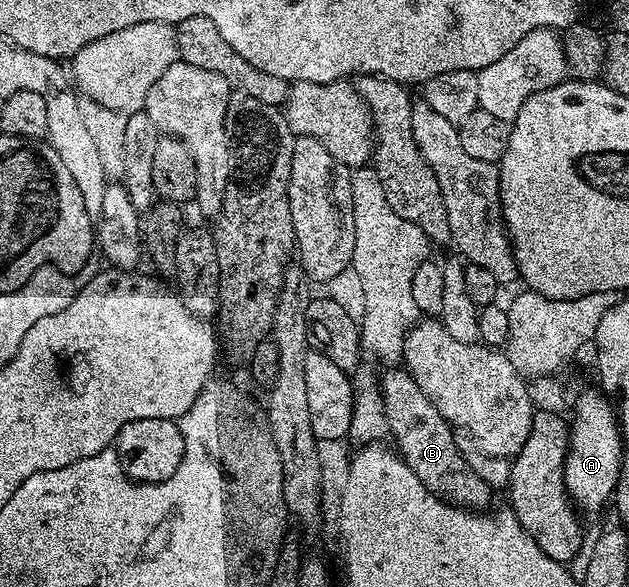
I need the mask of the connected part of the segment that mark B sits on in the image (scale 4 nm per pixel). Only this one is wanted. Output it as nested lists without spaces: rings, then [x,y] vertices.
[[[394,365],[382,375],[380,390],[382,392],[382,412],[386,415],[389,434],[394,435],[393,446],[402,460],[420,477],[423,491],[432,493],[445,503],[467,509],[486,509],[490,503],[492,489],[476,473],[472,473],[472,465],[464,461],[464,453],[460,453],[460,445],[456,445],[456,431],[449,421],[440,417],[436,405],[424,397],[420,385],[401,366]]]

